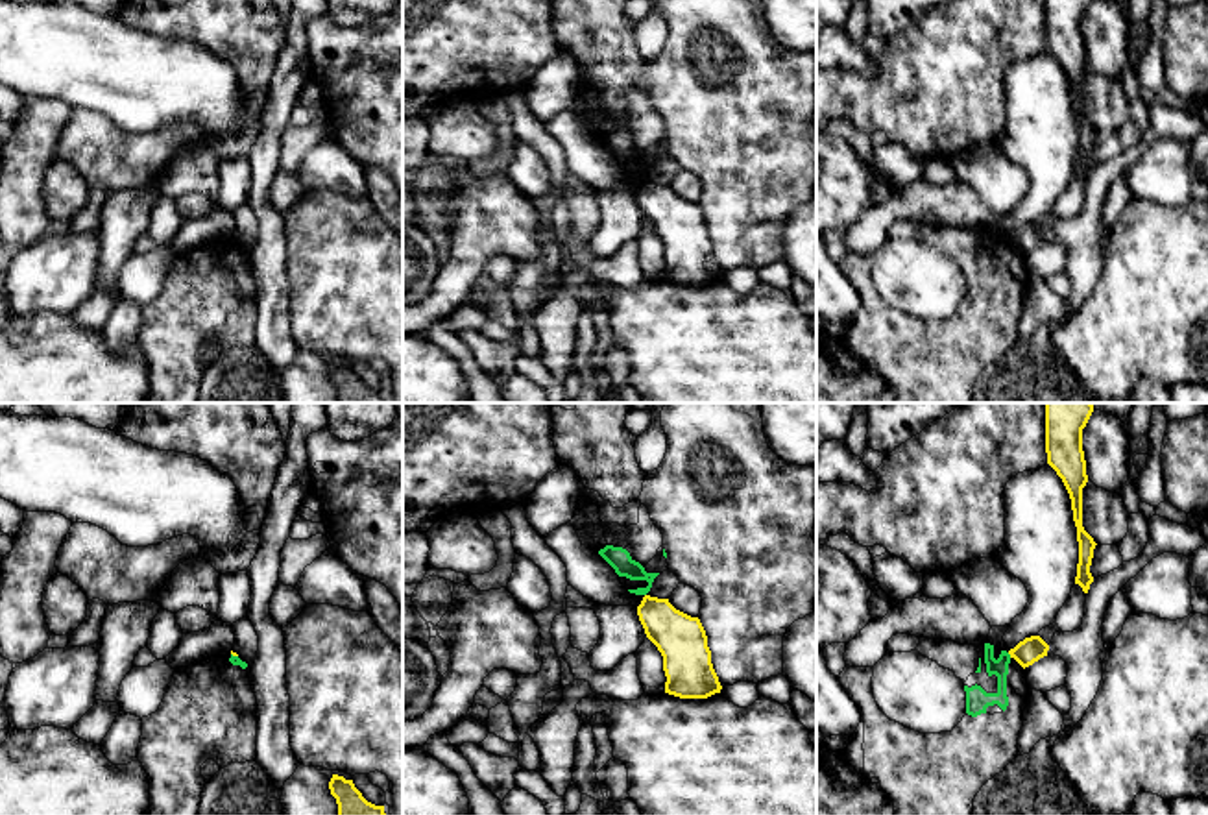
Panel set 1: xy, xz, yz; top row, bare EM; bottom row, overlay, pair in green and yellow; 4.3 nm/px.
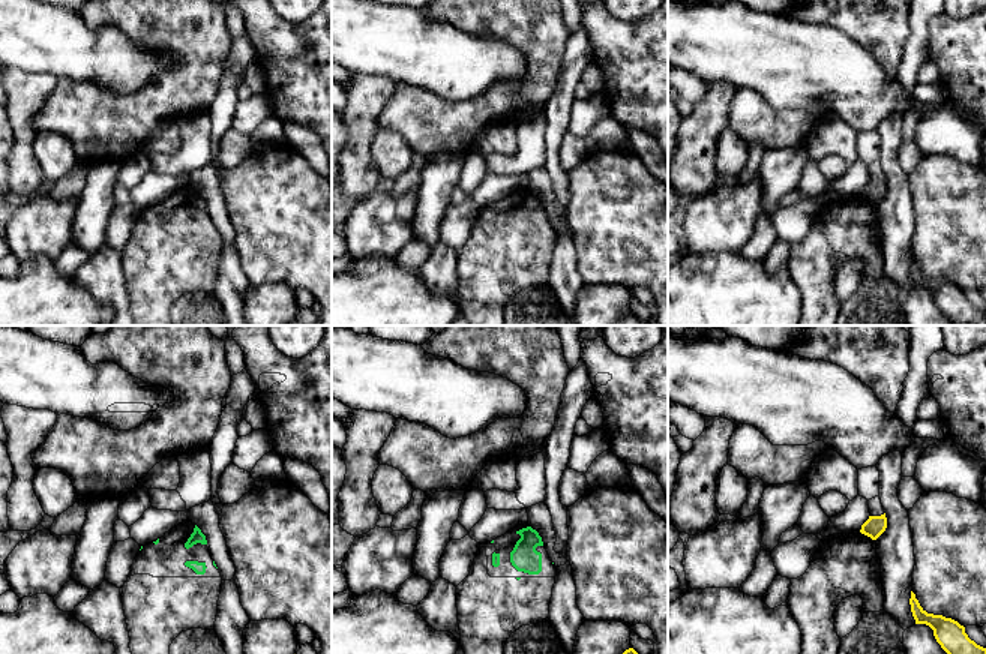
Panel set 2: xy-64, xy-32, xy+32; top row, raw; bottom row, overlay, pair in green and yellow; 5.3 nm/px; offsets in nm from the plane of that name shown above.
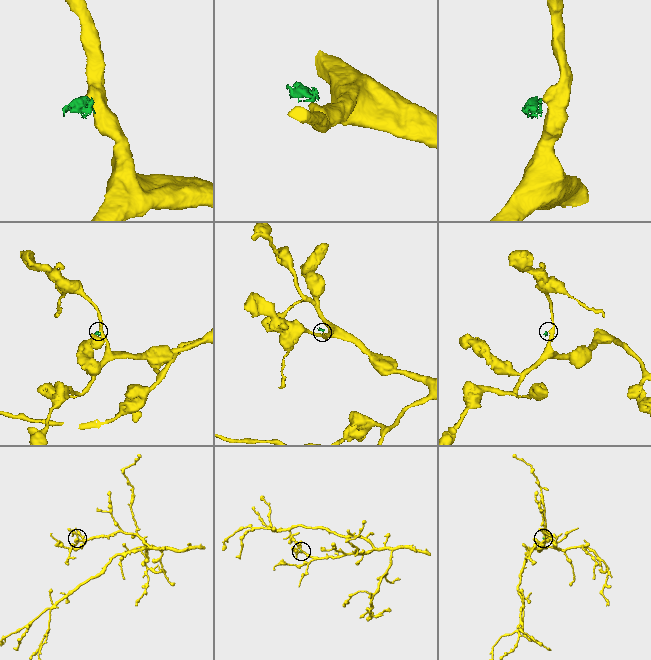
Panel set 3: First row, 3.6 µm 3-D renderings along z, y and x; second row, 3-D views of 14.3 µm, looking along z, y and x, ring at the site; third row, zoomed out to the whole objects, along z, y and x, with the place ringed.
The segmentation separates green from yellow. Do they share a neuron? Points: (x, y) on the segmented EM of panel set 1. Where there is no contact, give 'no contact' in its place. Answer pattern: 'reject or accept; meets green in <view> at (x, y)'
reject; meets green in yz at (1009, 655)

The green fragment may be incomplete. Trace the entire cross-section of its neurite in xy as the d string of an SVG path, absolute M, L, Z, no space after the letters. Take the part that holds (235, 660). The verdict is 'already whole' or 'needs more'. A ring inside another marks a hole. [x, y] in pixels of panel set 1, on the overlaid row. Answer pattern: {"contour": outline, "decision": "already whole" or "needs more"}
{"contour": "M220 652L174 671L159 710L142 717L139 761L150 784L150 815L199 815L207 780L201 765L214 760L222 769L257 760L257 697L248 663Z", "decision": "needs more"}

